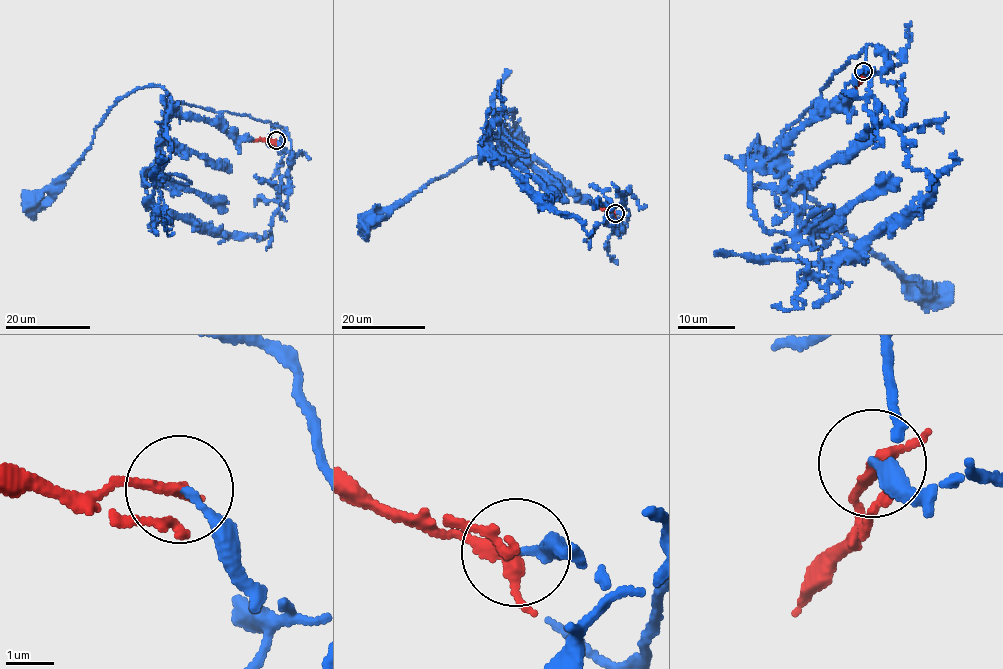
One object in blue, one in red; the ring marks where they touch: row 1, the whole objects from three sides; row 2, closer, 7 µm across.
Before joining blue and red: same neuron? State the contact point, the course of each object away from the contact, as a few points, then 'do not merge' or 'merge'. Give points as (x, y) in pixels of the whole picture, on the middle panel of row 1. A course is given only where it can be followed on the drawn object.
place (615, 213); course blue (615, 213), (626, 222), (541, 178), (517, 153), (521, 131), (512, 150), (477, 155), (366, 220); course red (615, 213), (594, 205); merge

